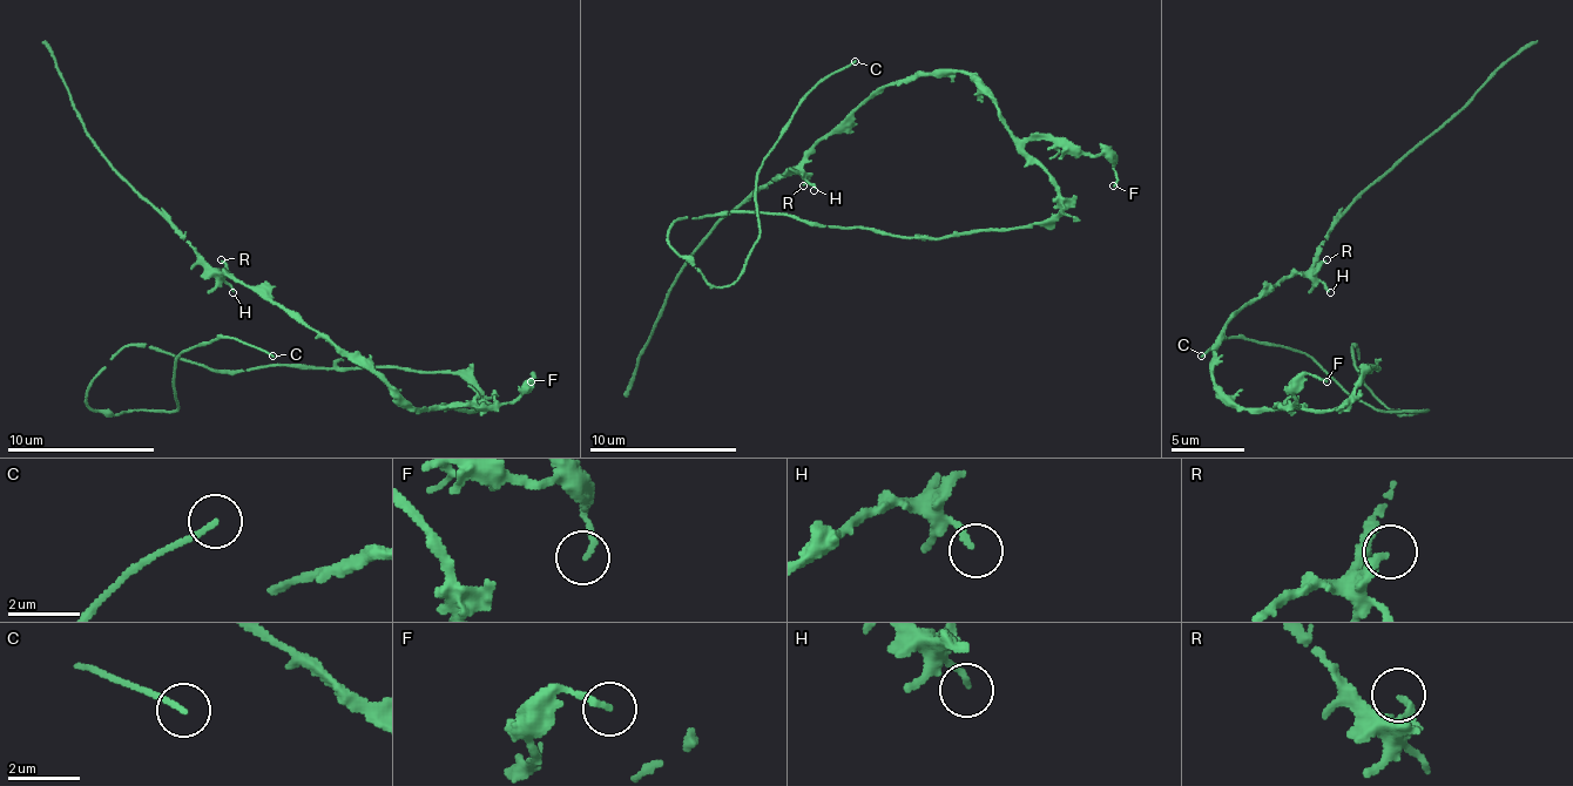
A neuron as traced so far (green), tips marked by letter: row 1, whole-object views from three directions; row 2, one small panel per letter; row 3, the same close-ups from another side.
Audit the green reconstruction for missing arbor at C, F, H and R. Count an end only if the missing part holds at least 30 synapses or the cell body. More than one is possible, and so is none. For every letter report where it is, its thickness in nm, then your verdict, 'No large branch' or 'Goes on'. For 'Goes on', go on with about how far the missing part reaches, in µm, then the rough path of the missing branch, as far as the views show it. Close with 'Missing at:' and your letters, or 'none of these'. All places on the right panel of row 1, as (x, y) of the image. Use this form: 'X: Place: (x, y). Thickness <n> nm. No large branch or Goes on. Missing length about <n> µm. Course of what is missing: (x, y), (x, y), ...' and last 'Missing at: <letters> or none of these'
C: Place: (1201, 356). Thickness 160 nm. No large branch
F: Place: (1327, 381). Thickness 140 nm. No large branch
H: Place: (1330, 292). Thickness 160 nm. No large branch
R: Place: (1327, 259). Thickness 180 nm. No large branch
Missing at: none of these

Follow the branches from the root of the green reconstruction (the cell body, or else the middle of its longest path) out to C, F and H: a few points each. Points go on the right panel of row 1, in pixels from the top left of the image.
C: (1363, 381), (1356, 344), (1392, 411), (1426, 411), (1375, 411), (1278, 344), (1201, 356)
F: (1363, 381), (1349, 400), (1327, 411), (1294, 411), (1278, 404), (1294, 404), (1297, 392), (1311, 378), (1327, 381)
H: (1363, 381), (1327, 411), (1242, 411), (1213, 381), (1220, 333), (1249, 304), (1289, 275), (1315, 278), (1330, 292)

